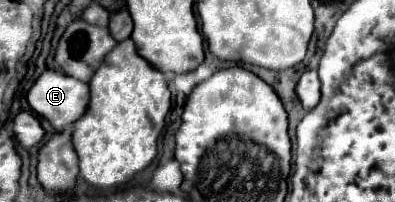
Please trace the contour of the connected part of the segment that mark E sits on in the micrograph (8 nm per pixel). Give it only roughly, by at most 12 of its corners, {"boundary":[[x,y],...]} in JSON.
{"boundary":[[46,70],[28,92],[30,108],[56,132],[88,108],[88,84]]}

